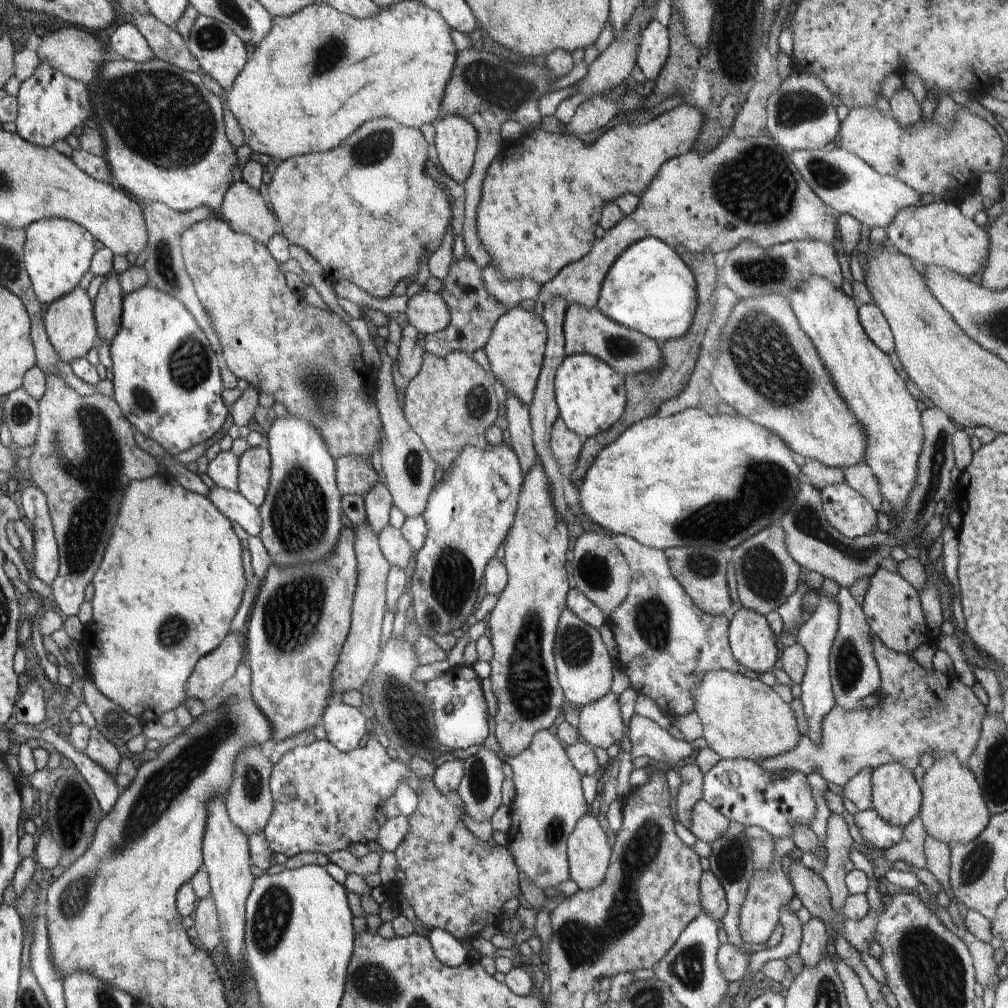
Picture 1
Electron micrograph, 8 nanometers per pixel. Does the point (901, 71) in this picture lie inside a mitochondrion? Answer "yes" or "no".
no

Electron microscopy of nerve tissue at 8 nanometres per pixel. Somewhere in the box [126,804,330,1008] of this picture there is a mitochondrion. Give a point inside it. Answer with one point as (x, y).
(273, 914)

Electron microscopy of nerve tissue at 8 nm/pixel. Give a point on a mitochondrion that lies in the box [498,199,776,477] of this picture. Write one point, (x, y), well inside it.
(618, 346)

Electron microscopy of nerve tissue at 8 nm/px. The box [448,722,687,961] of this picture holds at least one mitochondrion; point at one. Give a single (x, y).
(477, 782)

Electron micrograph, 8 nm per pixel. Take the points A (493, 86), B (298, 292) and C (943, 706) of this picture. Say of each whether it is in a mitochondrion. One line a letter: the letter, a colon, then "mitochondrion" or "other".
A: mitochondrion
B: other
C: other

